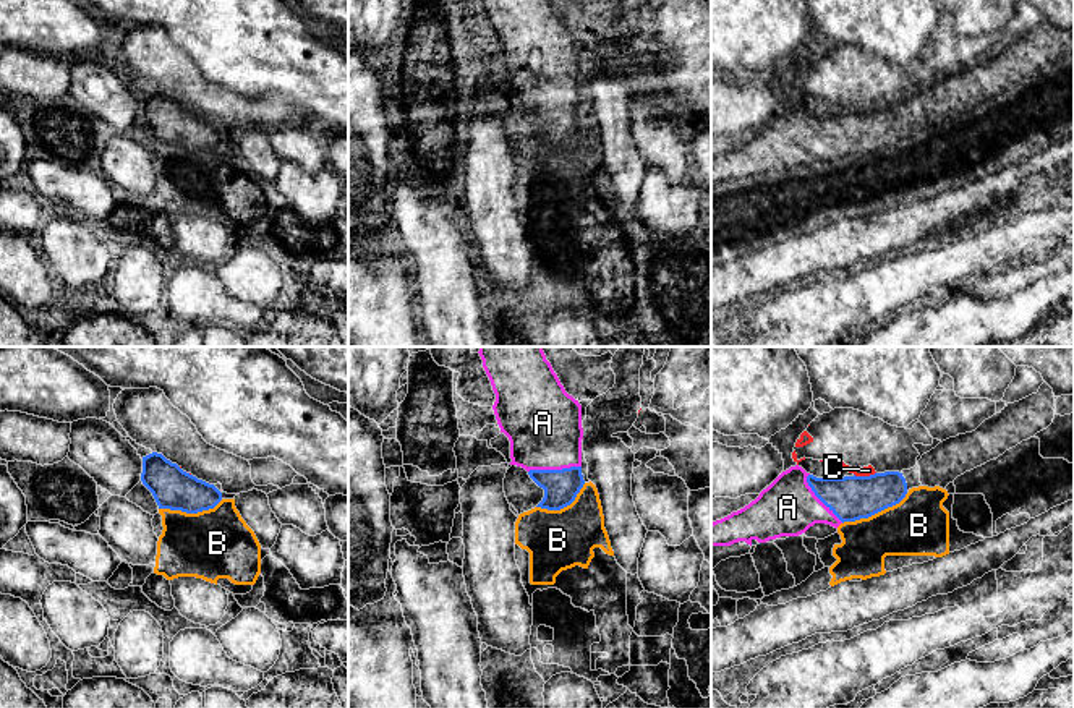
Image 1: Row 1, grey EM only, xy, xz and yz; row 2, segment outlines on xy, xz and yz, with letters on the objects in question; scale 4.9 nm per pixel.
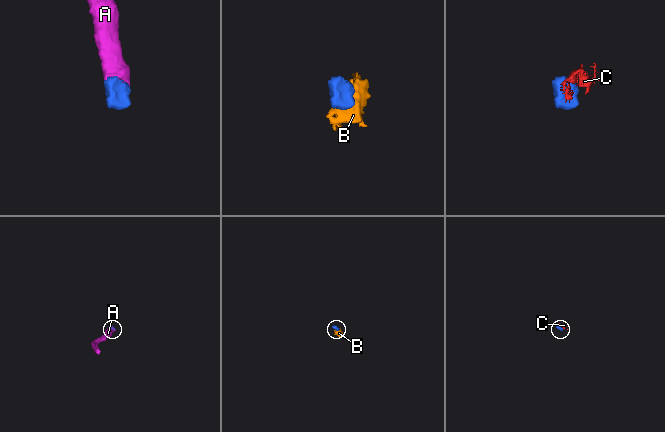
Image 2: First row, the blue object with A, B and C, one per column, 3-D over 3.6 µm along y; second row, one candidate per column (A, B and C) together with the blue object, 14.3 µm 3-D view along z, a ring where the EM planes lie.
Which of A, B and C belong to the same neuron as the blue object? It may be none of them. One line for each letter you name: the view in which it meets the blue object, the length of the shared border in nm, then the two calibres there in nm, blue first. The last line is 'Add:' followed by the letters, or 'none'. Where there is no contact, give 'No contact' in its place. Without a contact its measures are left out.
A: Touches blue in xz. Shared border 260 nm. Thickness 180 nm (blue) against 380 nm
Add: A

